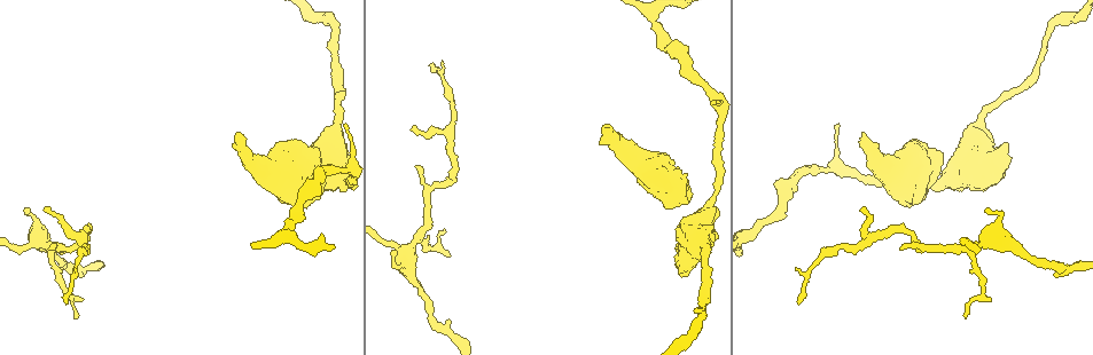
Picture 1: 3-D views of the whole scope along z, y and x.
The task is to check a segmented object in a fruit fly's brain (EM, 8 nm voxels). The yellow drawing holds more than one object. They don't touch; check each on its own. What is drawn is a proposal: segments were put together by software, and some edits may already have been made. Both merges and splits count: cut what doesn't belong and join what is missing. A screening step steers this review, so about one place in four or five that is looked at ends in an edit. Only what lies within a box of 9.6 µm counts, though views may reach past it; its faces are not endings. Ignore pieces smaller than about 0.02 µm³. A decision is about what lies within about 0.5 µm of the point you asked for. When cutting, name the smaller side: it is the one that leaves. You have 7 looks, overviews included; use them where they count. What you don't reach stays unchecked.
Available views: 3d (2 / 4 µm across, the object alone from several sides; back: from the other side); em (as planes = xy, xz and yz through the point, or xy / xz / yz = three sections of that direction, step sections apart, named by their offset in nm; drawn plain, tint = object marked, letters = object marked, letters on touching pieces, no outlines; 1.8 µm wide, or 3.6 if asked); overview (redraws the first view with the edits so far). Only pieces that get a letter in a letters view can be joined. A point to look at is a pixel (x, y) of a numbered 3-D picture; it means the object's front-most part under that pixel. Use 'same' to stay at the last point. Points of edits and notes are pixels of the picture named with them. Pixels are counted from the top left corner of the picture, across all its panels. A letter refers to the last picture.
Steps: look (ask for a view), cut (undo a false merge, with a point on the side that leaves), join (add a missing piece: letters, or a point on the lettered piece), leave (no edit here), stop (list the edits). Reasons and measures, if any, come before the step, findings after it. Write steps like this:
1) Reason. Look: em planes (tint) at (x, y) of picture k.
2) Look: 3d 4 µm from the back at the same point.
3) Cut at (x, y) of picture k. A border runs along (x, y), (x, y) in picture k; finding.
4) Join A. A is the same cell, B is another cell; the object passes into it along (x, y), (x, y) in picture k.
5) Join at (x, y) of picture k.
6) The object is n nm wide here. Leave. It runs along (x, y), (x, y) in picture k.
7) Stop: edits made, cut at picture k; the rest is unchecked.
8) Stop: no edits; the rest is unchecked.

Free end. Look: em yz step 8 (letters) at (409, 129) of picture 1.

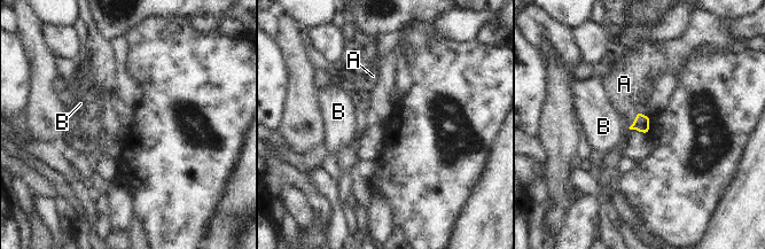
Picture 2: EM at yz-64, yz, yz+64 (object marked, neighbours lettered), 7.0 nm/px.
Another direction. Look: em xz step 16 (letters) at the same point.

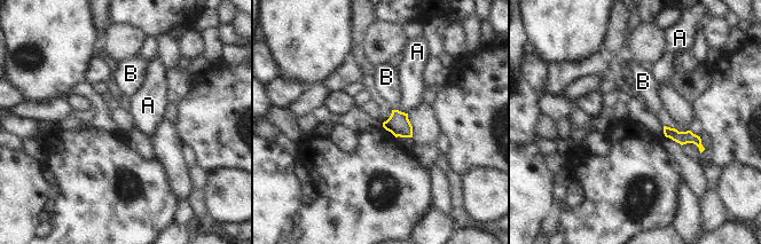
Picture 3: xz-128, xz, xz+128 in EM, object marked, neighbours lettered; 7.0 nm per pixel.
The longest contact is with B, 150 nm. Leave. A and B are other cells; no lettered piece goes on from it.

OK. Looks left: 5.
Free end. Look: em 3.6 µm yz step 16 (letters) at (984, 210) of picture 1.

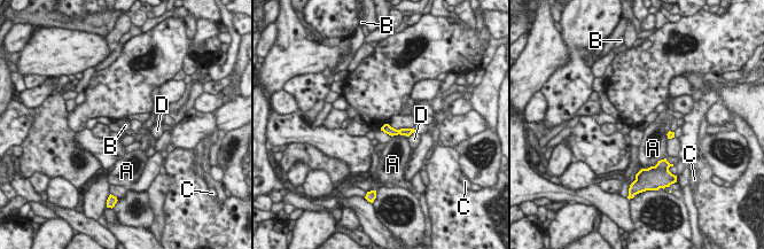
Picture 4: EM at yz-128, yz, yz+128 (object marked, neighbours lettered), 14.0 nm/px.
Look: em 3.6 µm xz step 16 (letters) at the same point.

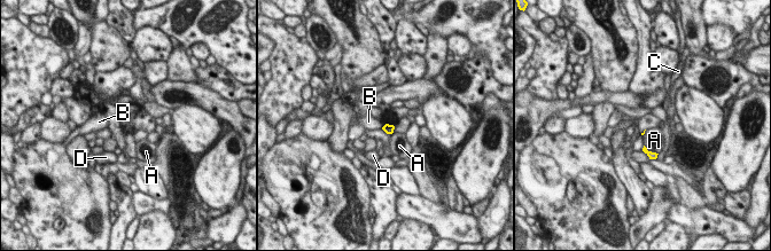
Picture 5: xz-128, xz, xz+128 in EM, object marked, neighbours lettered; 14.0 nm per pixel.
Leave. A, B, C and D are other cells; a border runs along (386, 123), (381, 127) in picture 5; no lettered piece goes on from it.

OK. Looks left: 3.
An open end. Look: em planes (plain) at (863, 133) of picture 1.

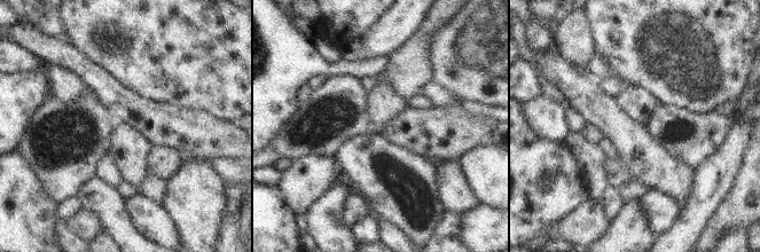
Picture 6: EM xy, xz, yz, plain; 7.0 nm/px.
What lies round it. Look: em planes (letters) at the same point.

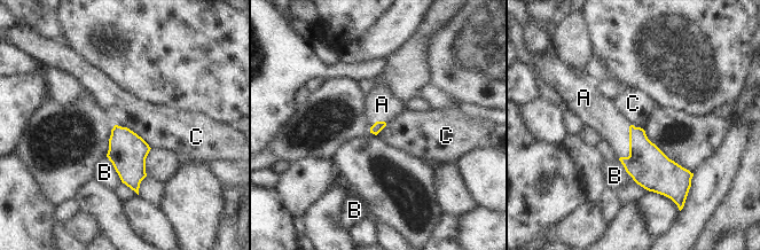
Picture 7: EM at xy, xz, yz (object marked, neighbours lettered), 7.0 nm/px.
Join A. A is the same cell, B and C are other cells; the neuron continues.

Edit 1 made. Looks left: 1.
Stop: edits made, join at picture 7; the rest is unchecked.

